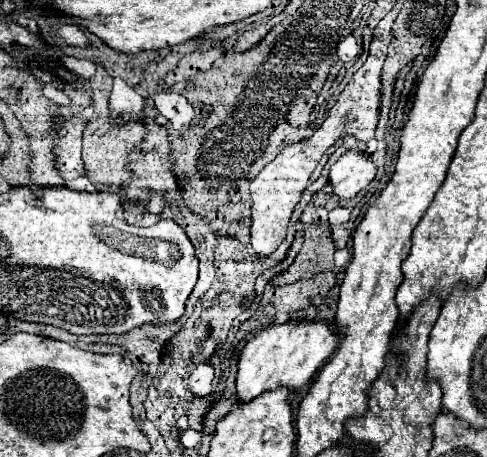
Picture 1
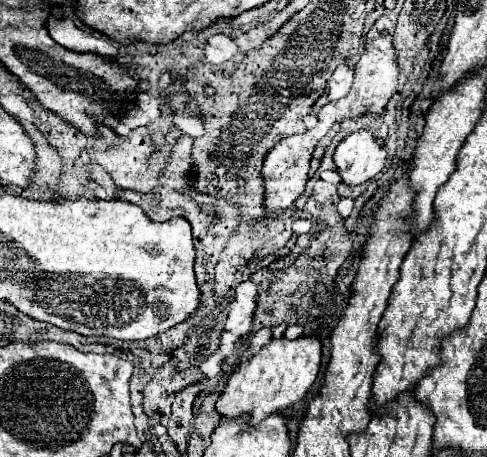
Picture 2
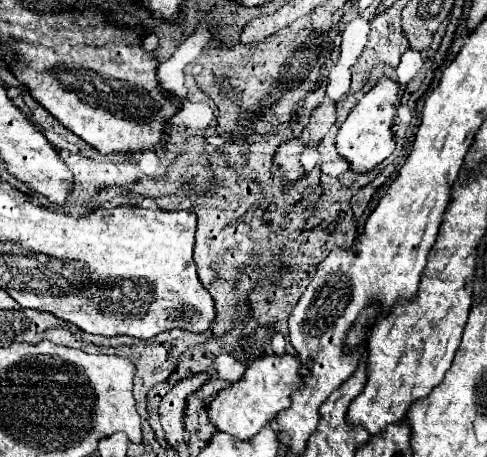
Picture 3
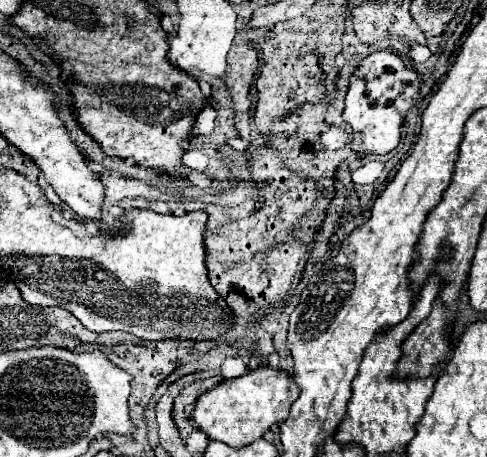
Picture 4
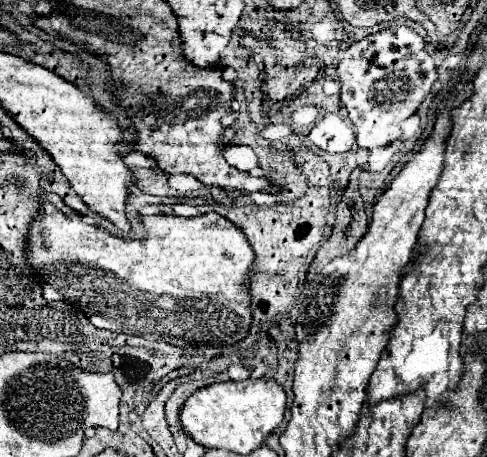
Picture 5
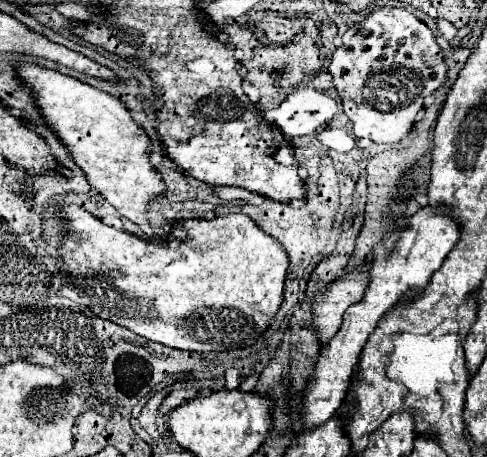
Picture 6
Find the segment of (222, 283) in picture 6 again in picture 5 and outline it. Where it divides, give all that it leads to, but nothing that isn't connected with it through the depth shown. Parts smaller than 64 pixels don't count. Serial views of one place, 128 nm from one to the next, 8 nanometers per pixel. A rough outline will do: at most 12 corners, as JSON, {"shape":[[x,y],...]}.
{"shape":[[44,192],[46,302],[182,348],[250,330],[254,252],[216,212],[122,240]]}

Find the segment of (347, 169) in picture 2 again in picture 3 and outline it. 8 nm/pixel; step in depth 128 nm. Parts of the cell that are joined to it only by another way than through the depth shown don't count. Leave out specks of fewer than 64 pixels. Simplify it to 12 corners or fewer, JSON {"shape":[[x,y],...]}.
{"shape":[[380,80],[344,120],[336,150],[352,172],[394,152],[400,86]]}

